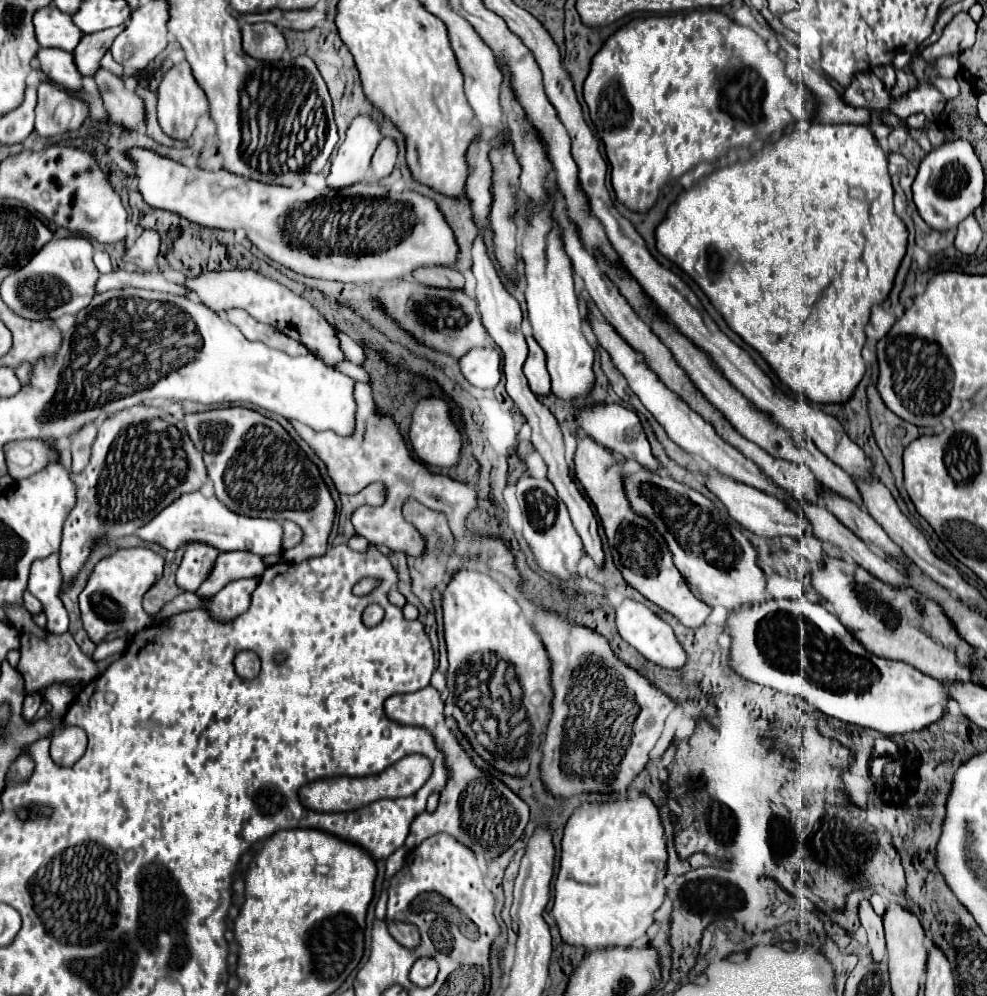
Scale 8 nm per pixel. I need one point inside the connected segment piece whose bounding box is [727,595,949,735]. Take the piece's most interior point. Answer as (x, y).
(792, 645)

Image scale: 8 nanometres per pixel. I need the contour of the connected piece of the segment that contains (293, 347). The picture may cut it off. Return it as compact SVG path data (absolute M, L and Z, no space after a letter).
M239 309L227 311L227 317L229 317L229 321L231 321L235 327L239 327L239 331L241 331L249 341L263 341L265 345L275 347L275 349L281 349L281 351L285 351L285 353L291 355L291 357L299 357L299 355L309 353L307 347L301 345L299 341L293 341L291 337L275 331L273 327L263 325L263 323L251 319L249 315L245 315L245 313L239 311Z

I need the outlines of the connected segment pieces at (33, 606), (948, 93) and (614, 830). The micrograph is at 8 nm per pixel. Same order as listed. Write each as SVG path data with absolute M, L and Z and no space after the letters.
M23 591L23 607L29 611L29 613L33 613L33 615L37 615L37 613L41 613L43 611L43 607L41 607L41 603L37 603L37 599L33 599L33 595L29 593L29 591Z
M956 78L935 79L931 83L945 95L945 99L955 99L959 95L960 86Z
M647 795L635 799L617 799L607 803L581 803L565 825L561 841L561 869L555 881L553 915L561 937L569 945L581 945L589 951L597 947L631 947L653 923L653 913L665 899L663 877L667 873L665 829L659 809Z

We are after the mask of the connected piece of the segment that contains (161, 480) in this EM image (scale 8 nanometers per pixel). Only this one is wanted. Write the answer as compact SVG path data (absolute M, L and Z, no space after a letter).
M147 405L123 409L99 425L89 465L81 473L71 471L67 451L61 443L49 441L49 445L77 487L77 503L63 525L61 537L59 567L65 583L69 583L87 561L95 537L107 535L109 539L117 539L131 535L173 503L177 495L197 491L207 481L201 453L191 443L183 423L175 421L167 411Z

